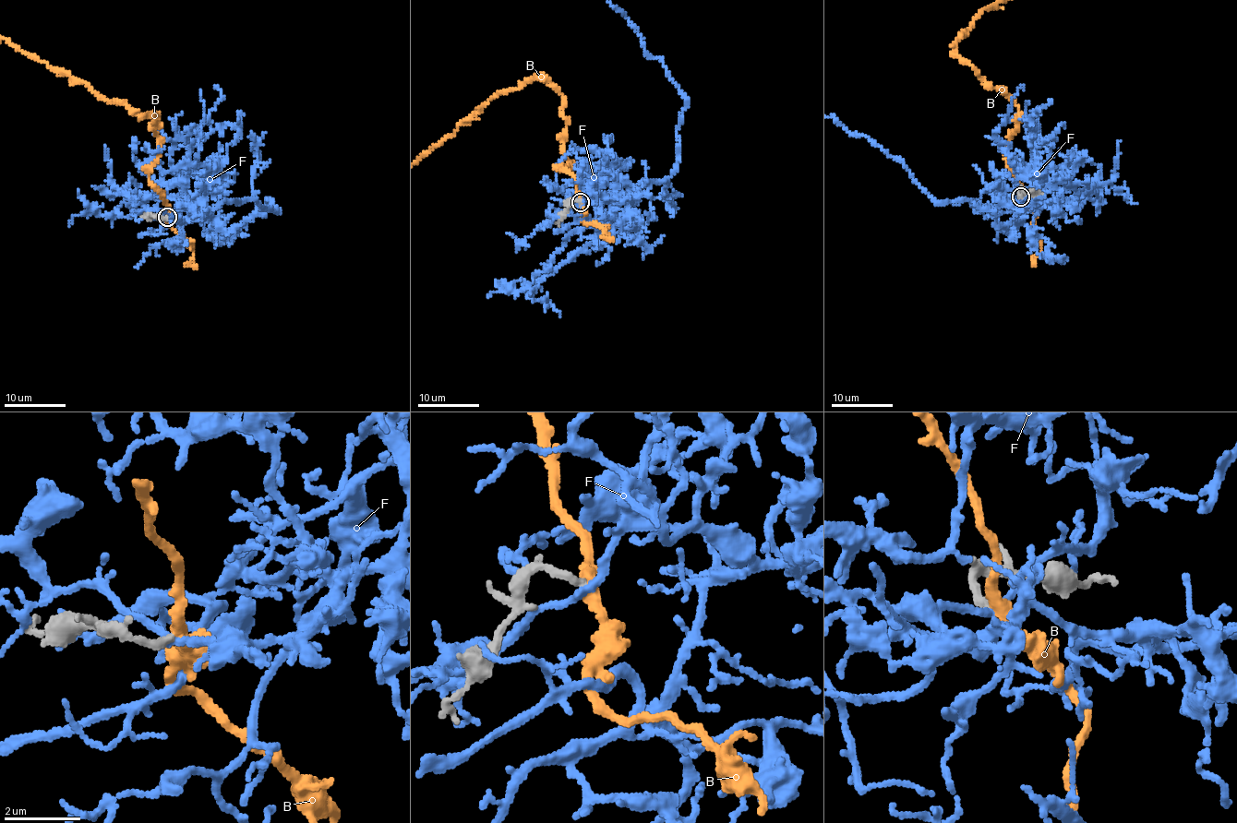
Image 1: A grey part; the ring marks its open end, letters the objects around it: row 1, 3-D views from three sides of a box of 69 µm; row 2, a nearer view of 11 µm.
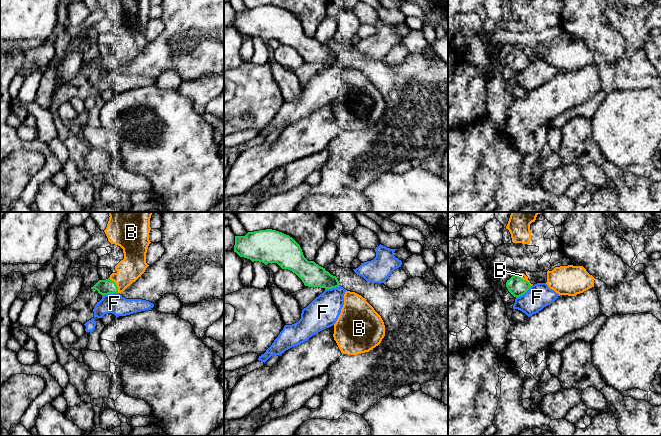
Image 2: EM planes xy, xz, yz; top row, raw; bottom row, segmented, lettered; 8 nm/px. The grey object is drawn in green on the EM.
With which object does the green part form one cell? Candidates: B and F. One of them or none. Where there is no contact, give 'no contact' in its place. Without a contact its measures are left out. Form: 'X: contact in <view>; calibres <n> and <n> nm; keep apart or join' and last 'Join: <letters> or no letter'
B: contact in xy; calibres 130 and 200 nm; join
F: contact in yz; calibres 150 and 200 nm; keep apart
Join: B

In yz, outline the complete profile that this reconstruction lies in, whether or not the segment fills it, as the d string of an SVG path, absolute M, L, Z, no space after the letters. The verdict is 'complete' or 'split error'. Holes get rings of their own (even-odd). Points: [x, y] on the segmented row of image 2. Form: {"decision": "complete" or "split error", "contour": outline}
{"decision": "split error", "contour": "M515 273L506 282L508 291L516 298L524 295L532 285L524 273Z"}

